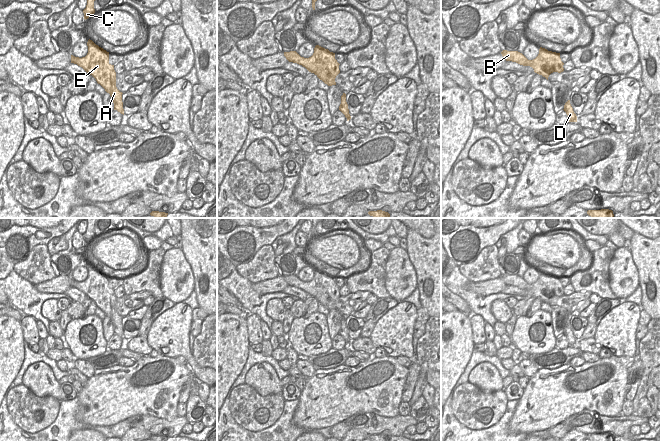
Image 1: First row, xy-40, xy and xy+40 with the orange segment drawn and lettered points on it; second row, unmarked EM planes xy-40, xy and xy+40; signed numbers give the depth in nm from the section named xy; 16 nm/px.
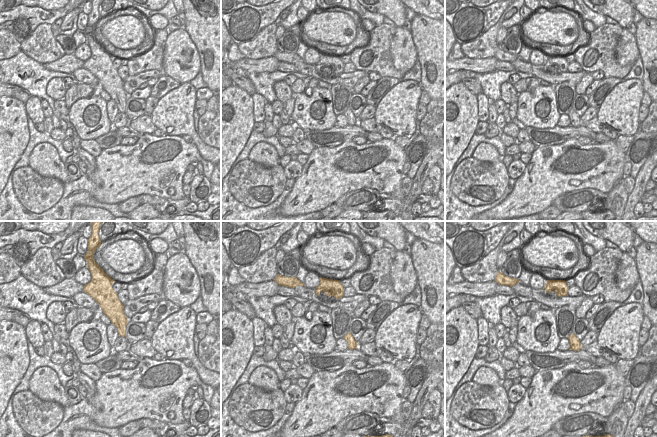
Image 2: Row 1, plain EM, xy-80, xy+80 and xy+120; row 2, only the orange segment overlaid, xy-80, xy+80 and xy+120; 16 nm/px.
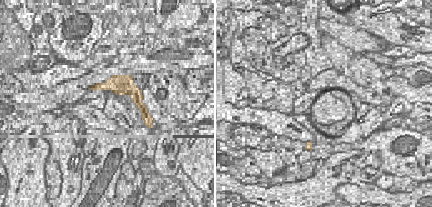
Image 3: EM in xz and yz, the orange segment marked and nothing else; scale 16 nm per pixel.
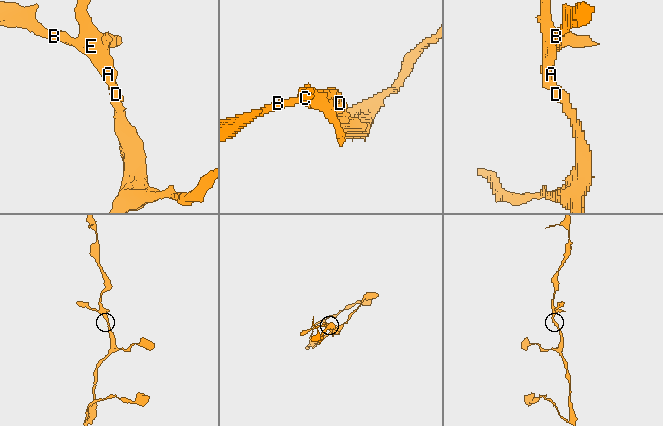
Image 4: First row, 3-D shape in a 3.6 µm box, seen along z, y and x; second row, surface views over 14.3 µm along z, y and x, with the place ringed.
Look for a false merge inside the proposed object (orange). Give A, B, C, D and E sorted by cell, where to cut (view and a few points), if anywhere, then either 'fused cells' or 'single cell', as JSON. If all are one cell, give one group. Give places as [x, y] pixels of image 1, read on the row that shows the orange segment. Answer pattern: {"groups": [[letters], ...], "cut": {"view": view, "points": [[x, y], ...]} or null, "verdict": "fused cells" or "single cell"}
{"groups": [["A", "B", "C", "D", "E"]], "cut": null, "verdict": "single cell"}

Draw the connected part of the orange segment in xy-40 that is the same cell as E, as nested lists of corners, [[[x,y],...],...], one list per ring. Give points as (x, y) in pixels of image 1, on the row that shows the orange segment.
[[[88,40],[88,53],[79,58],[71,55],[71,63],[82,67],[88,74],[92,75],[107,93],[110,94],[114,110],[124,115],[122,92],[116,87],[116,72],[114,65],[109,63],[109,52]]]

